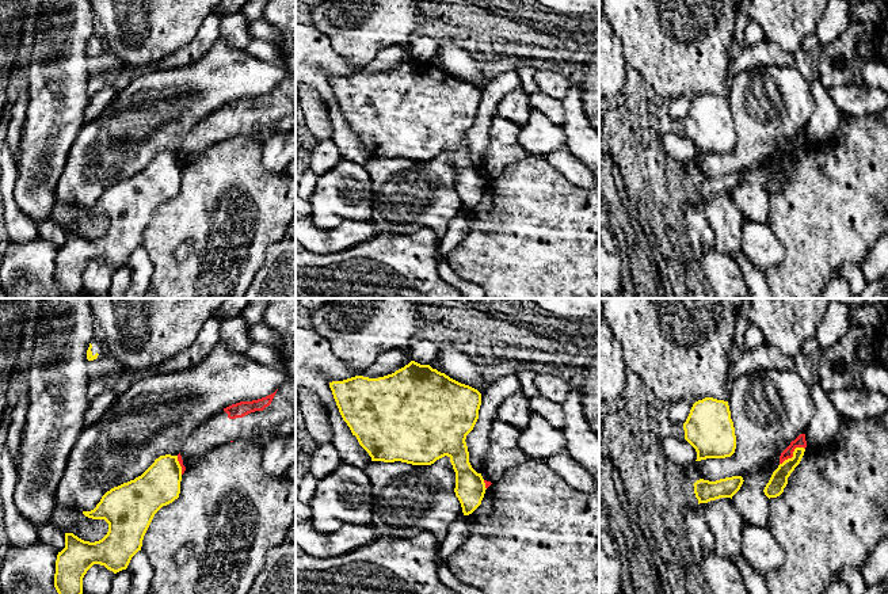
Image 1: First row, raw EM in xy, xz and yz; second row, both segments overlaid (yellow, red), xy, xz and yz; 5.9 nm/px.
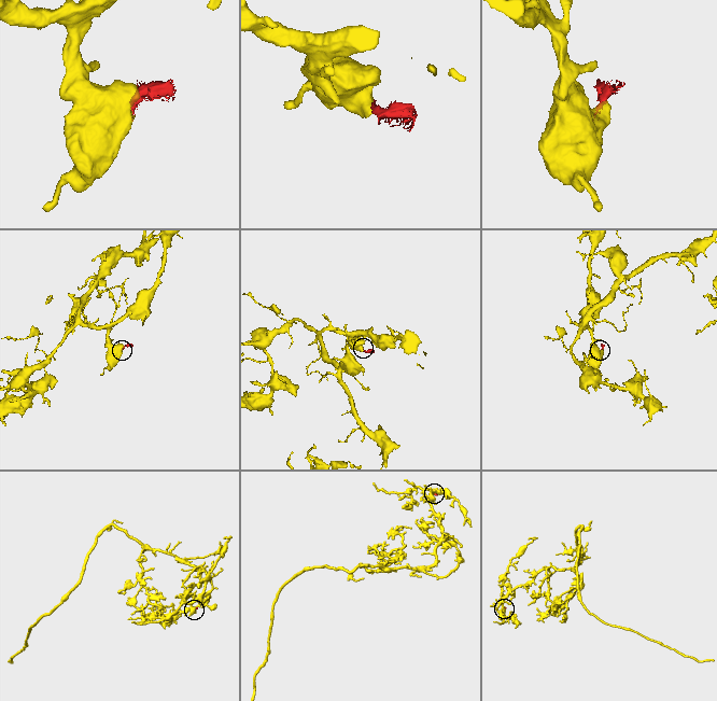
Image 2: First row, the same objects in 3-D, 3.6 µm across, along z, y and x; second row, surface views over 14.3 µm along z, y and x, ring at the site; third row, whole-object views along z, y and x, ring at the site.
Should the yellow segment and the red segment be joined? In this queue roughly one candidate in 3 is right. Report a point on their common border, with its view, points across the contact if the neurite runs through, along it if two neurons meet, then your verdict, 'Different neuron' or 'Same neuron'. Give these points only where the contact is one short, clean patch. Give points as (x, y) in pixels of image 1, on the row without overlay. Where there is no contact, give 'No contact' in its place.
Touches yellow at yz (793, 151). Boundary: yz (804, 144), (796, 144), (793, 151), (780, 160). Different neuron

